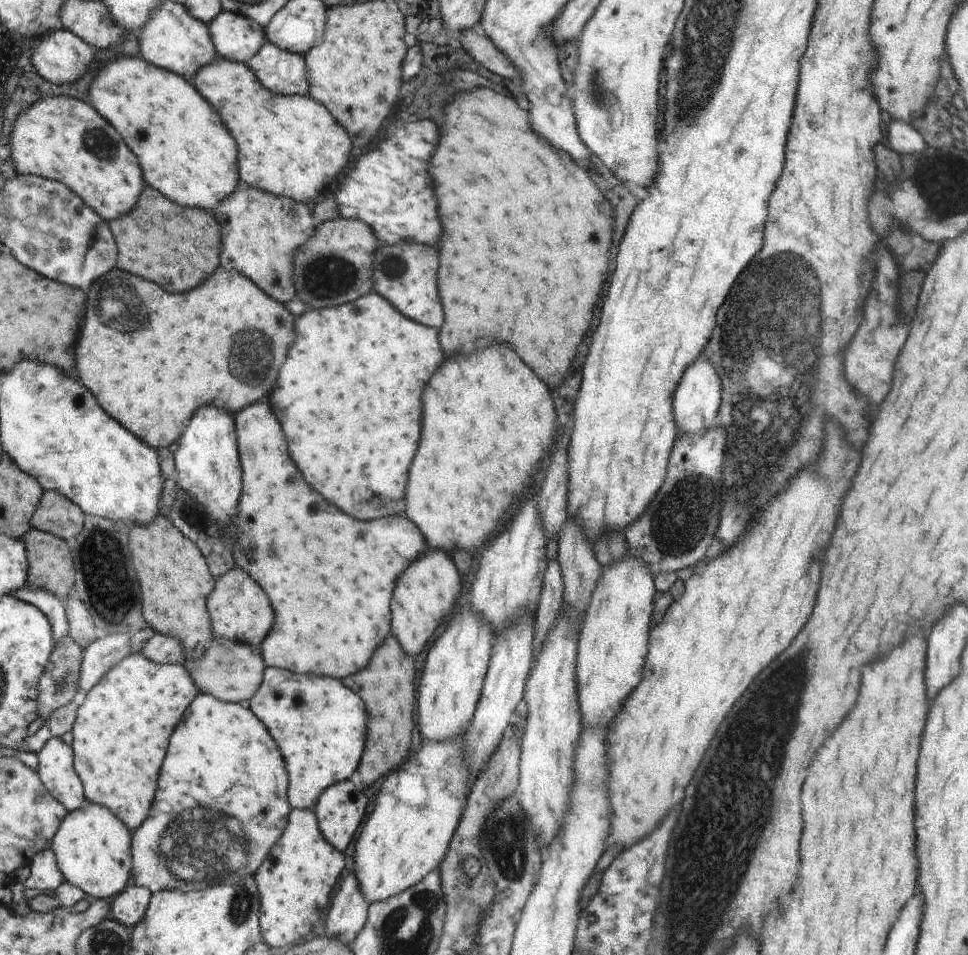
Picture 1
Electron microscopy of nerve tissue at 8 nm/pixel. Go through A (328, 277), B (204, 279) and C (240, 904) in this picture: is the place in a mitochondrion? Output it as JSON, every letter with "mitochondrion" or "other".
{"A":"mitochondrion","B":"other","C":"mitochondrion"}

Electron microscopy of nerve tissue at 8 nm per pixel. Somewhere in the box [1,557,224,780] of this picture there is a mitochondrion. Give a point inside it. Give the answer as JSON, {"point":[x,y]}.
{"point":[62,679]}

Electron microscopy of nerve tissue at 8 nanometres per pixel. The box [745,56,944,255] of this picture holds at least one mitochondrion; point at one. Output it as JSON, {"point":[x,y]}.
{"point":[891,210]}

